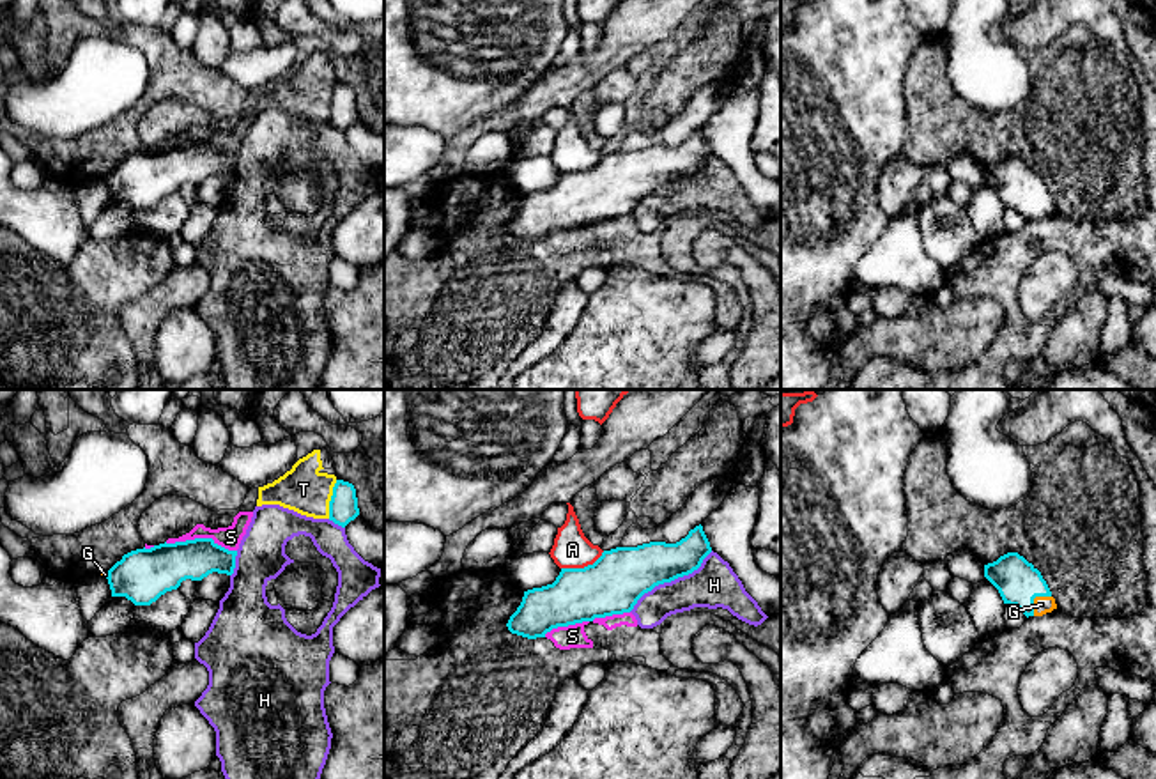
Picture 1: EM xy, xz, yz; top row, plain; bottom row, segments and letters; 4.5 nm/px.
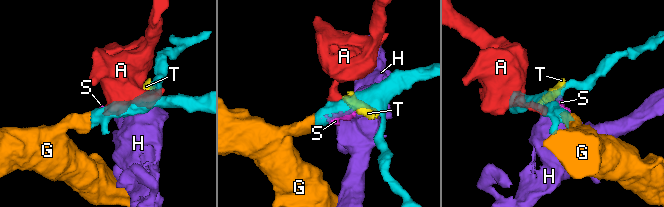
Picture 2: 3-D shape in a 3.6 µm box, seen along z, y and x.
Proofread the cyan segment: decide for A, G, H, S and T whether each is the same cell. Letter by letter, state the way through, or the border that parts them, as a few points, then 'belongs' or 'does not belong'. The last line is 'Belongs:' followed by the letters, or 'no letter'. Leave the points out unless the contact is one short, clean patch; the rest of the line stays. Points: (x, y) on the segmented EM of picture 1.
A: border along xz (604, 551), (592, 563), (562, 569); does not belong
G: runs through yz (1018, 583), (1034, 597), (1041, 604); belongs
H: does not belong
S: does not belong
T: does not belong
Belongs: G

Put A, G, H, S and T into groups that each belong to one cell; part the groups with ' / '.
A / G / H / S T

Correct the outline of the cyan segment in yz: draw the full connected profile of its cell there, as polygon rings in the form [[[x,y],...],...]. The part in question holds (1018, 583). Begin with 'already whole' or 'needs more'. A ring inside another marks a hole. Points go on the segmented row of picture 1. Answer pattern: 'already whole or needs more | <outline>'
needs more | [[[1018,552],[984,565],[984,577],[998,590],[1004,604],[1016,605],[1027,618],[1057,609],[1041,572]]]

